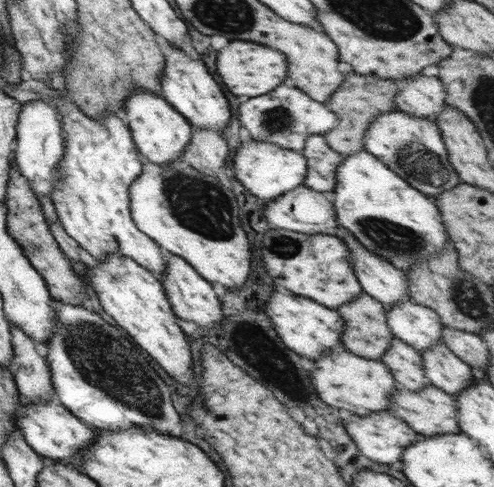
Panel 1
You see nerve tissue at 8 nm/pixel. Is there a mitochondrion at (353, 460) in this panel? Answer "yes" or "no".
no

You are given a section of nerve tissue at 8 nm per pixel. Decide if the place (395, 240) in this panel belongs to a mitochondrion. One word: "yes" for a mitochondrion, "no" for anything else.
yes

